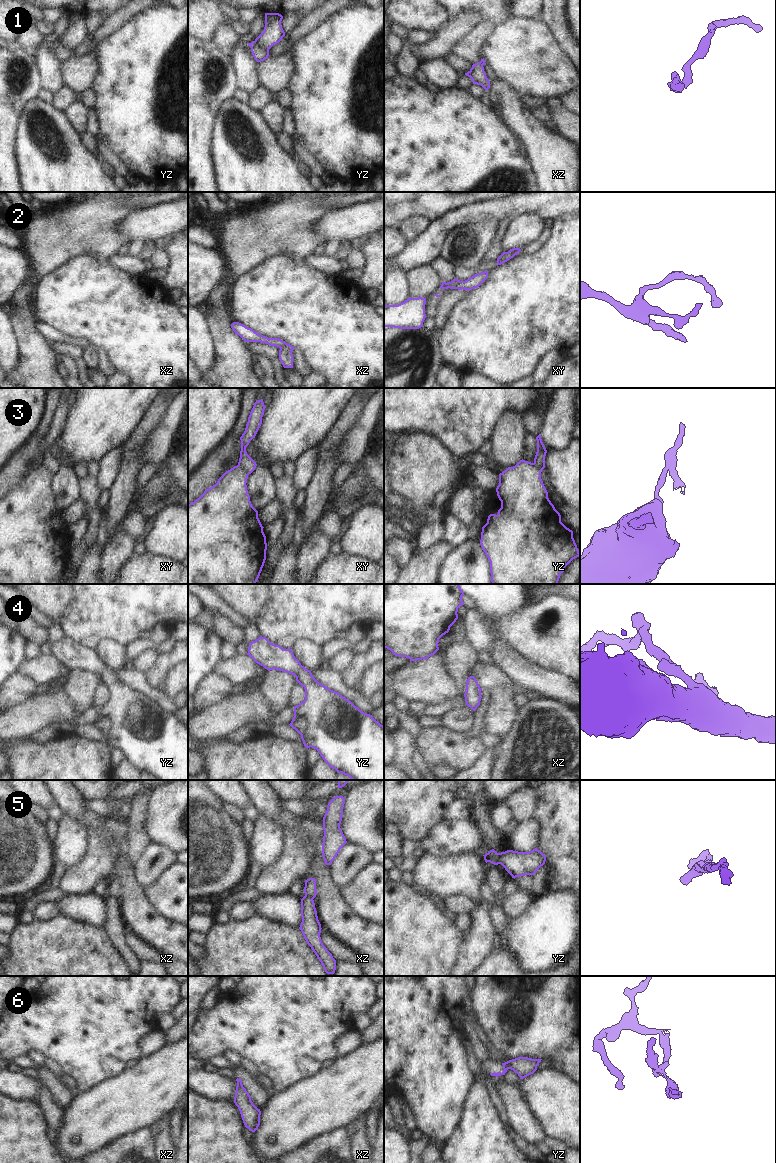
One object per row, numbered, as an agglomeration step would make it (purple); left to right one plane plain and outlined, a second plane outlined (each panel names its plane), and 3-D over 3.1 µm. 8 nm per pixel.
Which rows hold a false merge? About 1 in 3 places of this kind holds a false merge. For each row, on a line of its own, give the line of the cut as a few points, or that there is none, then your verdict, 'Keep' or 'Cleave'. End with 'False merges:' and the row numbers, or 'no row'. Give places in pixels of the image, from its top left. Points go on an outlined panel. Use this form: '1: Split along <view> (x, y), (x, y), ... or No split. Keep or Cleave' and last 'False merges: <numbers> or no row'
1: Split along yz (254, 41), (268, 50). Cleave
2: No split. Keep
3: Split along xy (237, 465), (247, 475). Cleave
4: No split. Keep
5: No split. Keep
6: Split along yz (503, 1064), (509, 1068). Cleave
False merges: 1, 3, 6.

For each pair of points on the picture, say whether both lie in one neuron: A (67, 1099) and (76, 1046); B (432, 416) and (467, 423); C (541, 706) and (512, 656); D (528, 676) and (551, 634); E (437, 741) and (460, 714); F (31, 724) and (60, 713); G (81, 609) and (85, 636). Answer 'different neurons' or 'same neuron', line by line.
A: different neurons
B: same neuron
C: different neurons
D: different neurons
E: different neurons
F: same neuron
G: same neuron

